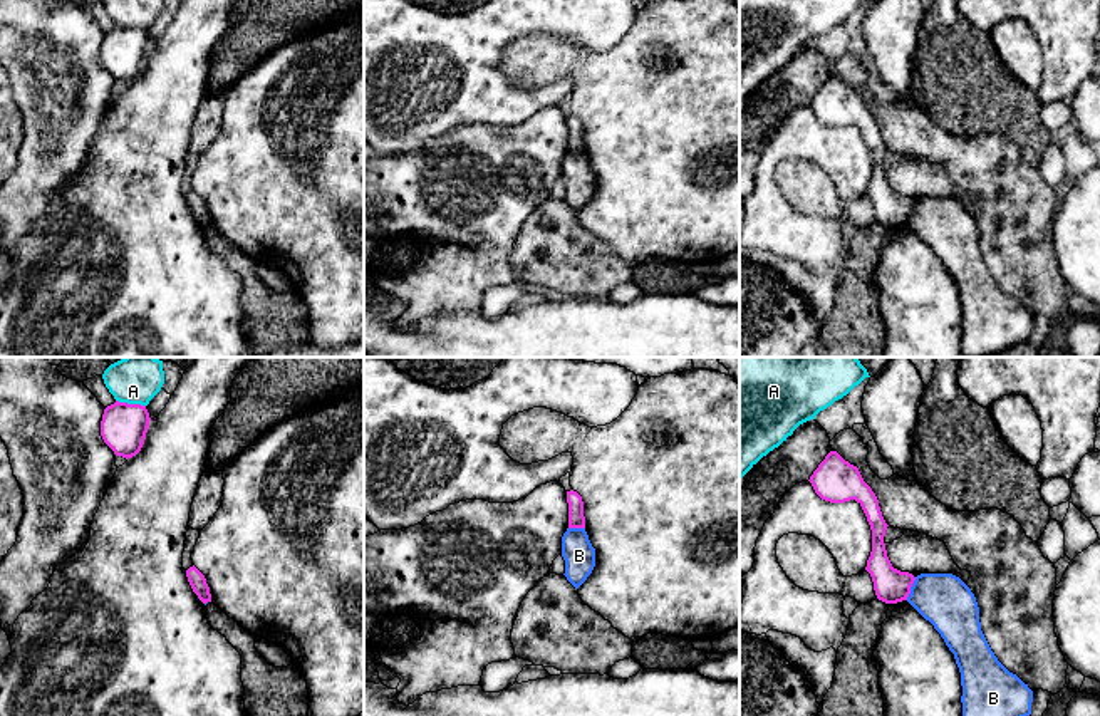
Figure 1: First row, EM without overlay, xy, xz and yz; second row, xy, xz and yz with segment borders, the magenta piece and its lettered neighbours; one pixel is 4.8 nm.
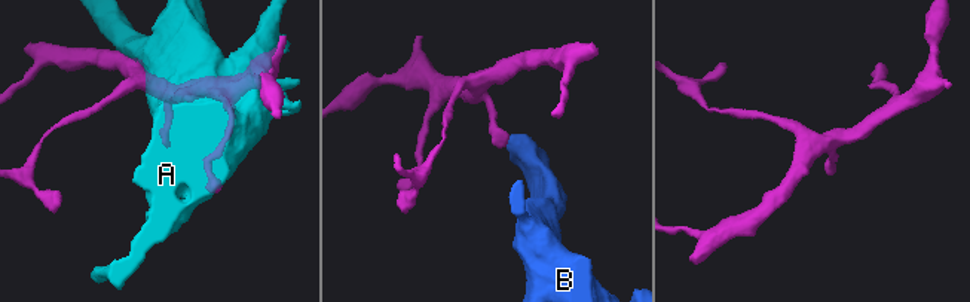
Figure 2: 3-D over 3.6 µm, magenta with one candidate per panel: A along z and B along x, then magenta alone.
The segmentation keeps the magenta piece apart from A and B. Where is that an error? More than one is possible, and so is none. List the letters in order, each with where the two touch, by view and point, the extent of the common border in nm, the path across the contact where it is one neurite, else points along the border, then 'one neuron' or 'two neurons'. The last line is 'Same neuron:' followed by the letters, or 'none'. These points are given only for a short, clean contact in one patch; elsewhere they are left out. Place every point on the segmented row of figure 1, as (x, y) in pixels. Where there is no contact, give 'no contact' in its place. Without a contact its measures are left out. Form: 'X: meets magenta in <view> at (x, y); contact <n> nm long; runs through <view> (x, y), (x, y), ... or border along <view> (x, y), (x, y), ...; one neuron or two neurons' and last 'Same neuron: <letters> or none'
A: meets magenta in xy at (131, 404); contact 150 nm long; two neurons
B: meets magenta in yz at (909, 589); contact 120 nm long; border along yz (916, 577), (906, 599); two neurons
Same neuron: none

